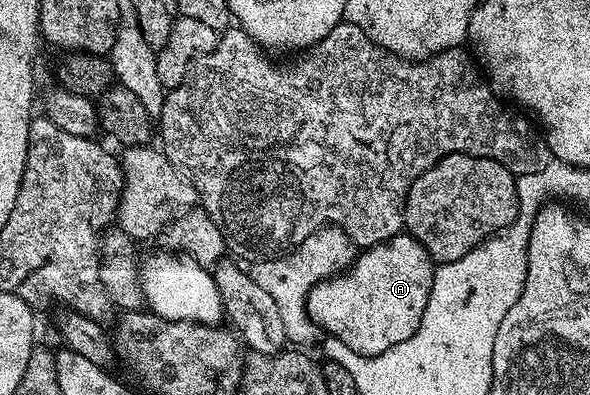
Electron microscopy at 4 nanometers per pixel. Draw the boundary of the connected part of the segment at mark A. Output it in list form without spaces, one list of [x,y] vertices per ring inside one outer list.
[[[409,233],[396,234],[388,241],[365,248],[347,270],[316,284],[306,298],[306,312],[329,338],[344,341],[352,353],[379,355],[392,349],[392,345],[400,345],[400,341],[408,341],[408,337],[420,329],[435,266],[420,241]]]

